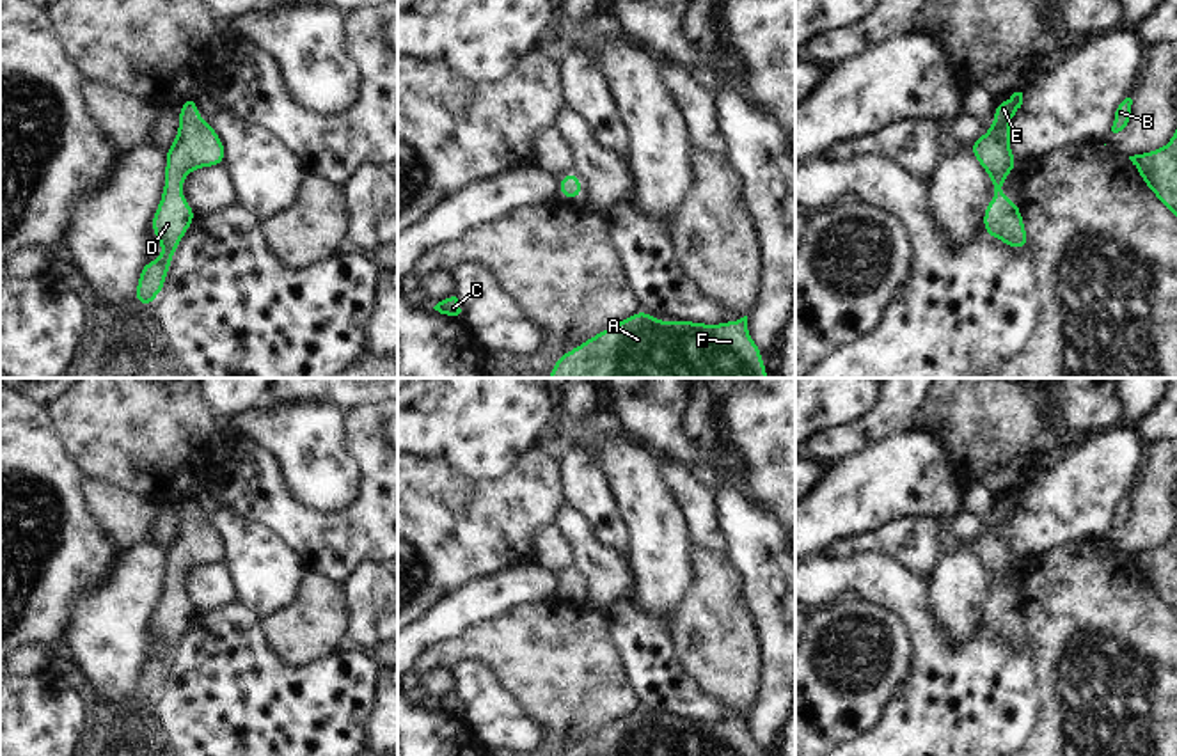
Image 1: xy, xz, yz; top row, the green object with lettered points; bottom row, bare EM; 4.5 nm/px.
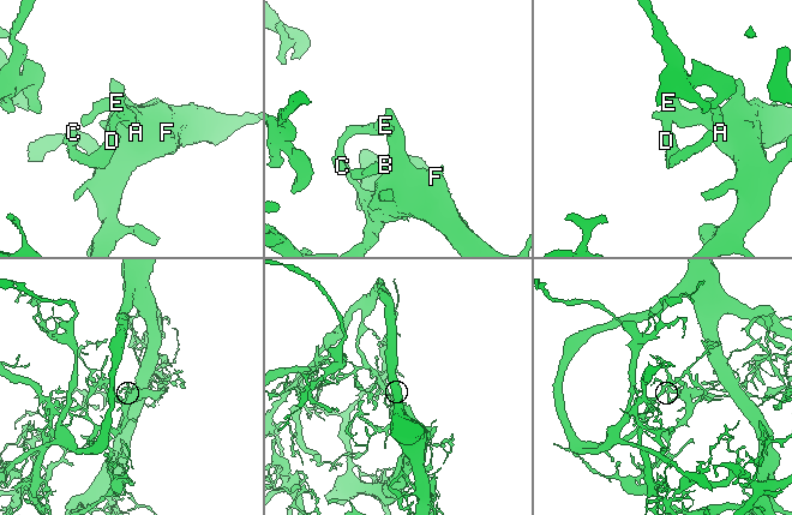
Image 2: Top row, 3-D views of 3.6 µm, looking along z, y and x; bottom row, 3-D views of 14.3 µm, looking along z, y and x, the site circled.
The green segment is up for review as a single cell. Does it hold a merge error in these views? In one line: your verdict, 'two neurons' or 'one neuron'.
one neuron

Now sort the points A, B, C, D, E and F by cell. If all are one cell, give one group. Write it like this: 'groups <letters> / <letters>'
groups A B C D E F

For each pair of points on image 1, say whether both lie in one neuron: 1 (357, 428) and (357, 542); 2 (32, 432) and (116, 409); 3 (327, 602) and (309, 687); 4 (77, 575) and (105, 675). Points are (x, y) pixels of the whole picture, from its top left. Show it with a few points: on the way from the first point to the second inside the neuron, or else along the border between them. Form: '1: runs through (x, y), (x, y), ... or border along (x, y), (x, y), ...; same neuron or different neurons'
1: runs through (373, 456), (373, 513); same neuron
2: border along (45, 405), (64, 451), (75, 462); different neurons
3: border along (345, 645), (302, 666), (288, 666), (274, 650); different neurons
4: border along (112, 565), (109, 574), (75, 602), (64, 630); different neurons

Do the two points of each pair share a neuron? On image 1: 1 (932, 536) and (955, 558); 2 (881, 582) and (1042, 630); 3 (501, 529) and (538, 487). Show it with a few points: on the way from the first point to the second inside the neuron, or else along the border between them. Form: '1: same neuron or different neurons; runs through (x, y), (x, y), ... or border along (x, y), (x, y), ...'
1: different neurons; border along (954, 519), (948, 529), (948, 551), (929, 577)
2: different neurons; border along (1030, 639), (1037, 680)
3: same neuron; runs through (506, 519), (528, 497)

